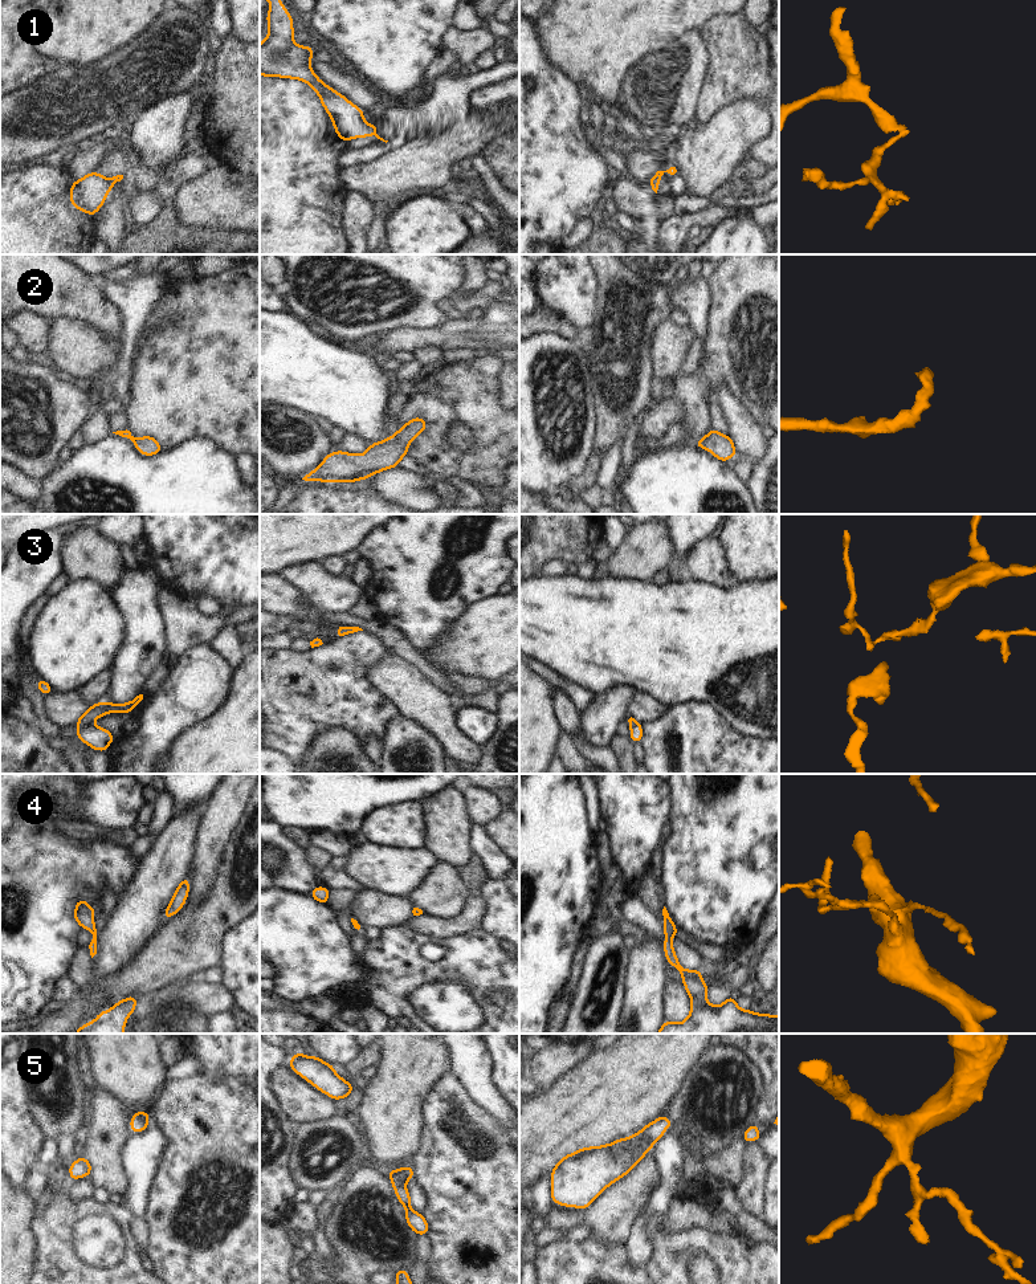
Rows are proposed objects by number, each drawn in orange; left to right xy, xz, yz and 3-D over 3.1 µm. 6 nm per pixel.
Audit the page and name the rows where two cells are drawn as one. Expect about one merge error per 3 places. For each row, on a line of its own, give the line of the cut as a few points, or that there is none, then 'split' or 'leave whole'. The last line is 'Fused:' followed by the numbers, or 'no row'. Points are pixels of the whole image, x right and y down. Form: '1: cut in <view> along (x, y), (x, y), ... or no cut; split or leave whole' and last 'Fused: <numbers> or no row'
1: cut in yz along (659, 178), (649, 183); split
2: no cut; leave whole
3: cut in xy along (89, 724), (78, 726); split
4: no cut; leave whole
5: no cut; leave whole
Fused: 1, 3

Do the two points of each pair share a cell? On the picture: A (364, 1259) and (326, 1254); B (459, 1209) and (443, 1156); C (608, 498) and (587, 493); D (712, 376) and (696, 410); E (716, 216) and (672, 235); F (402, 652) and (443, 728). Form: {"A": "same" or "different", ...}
{"A": "different", "B": "same", "C": "same", "D": "same", "E": "same", "F": "different"}

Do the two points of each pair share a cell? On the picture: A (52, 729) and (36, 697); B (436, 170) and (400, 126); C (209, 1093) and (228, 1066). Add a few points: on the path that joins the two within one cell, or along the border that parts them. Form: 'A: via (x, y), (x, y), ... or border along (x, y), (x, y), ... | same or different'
A: via (44, 721), (39, 705) | same
B: border along (416, 137), (383, 153) | different
C: border along (198, 1071), (216, 1077), (237, 1077) | different

